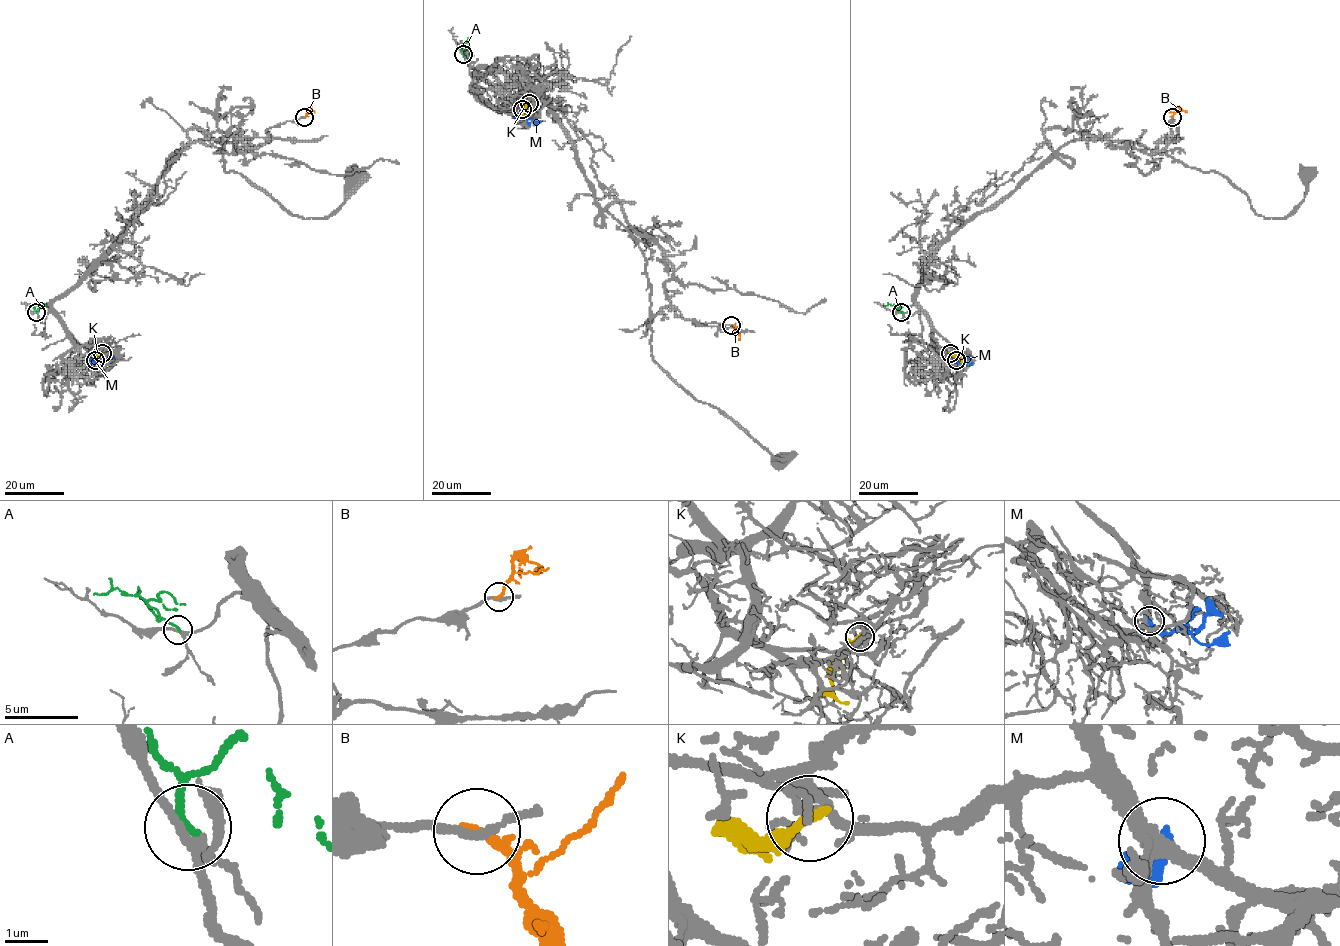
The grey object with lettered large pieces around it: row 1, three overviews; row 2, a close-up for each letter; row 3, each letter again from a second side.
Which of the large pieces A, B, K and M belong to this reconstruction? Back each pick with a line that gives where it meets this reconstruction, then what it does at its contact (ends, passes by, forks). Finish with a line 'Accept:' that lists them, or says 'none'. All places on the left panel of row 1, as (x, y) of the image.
A: contact (36, 312); it ends
Accept: A

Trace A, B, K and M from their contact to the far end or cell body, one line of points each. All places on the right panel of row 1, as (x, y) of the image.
A: (901, 312), (894, 306), (884, 305)
B: (1172, 117), (1178, 109), (1187, 112)
K: (950, 353), (958, 354), (961, 361), (964, 360)
M: (956, 360), (965, 362), (969, 356)

